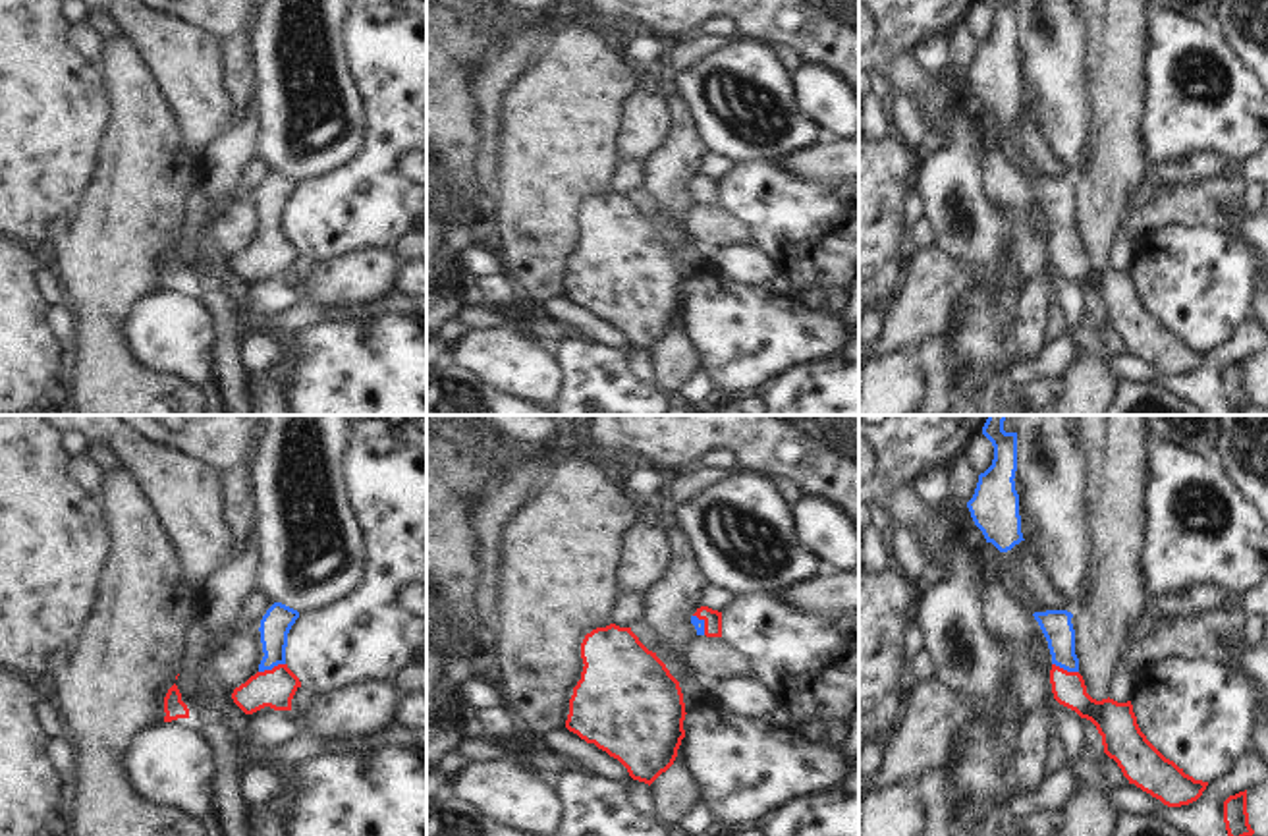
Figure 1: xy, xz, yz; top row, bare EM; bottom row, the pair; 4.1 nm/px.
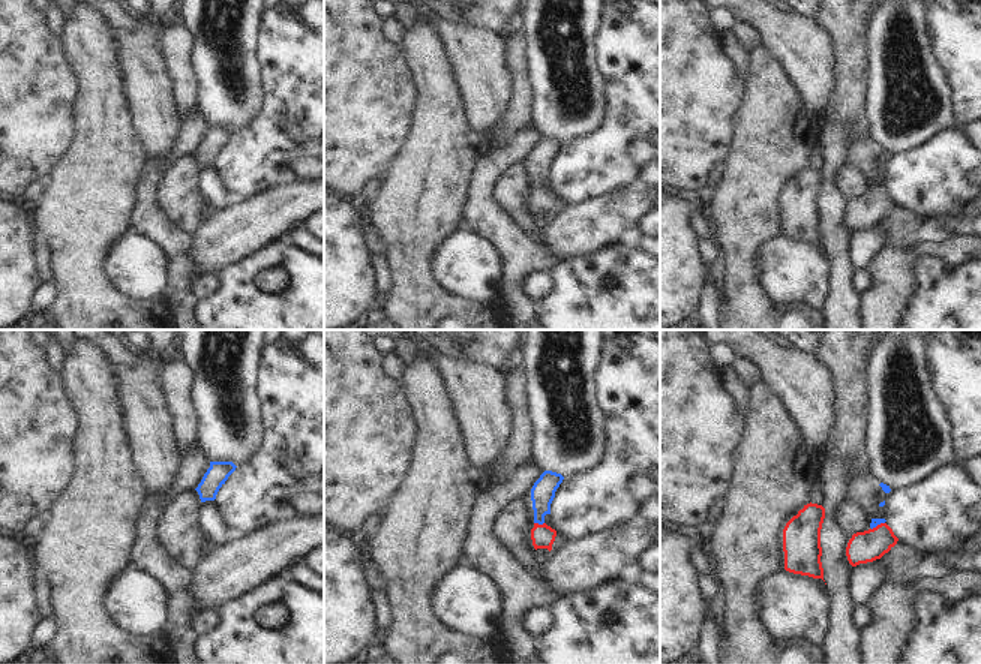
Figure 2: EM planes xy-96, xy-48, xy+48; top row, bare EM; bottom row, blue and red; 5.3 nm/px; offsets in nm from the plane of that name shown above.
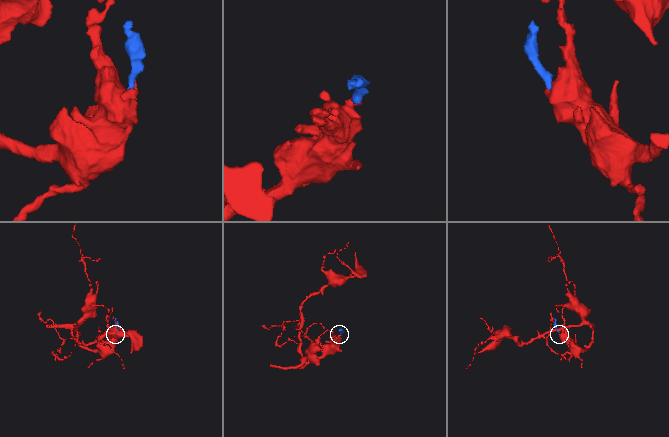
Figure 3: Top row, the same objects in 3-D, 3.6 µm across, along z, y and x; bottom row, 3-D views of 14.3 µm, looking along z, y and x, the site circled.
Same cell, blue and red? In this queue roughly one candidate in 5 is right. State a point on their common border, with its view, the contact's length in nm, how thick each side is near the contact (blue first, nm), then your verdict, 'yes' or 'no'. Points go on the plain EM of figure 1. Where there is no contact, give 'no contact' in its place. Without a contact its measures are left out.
xy (271, 236) | 120 nm | 130/160 nm | yes

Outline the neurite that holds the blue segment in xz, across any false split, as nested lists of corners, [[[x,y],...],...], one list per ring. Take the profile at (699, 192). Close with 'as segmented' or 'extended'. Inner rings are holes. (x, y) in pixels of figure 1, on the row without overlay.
[[[701,174],[691,183],[691,191],[697,197],[697,203],[722,205],[722,180],[718,180],[718,178]]] | extended

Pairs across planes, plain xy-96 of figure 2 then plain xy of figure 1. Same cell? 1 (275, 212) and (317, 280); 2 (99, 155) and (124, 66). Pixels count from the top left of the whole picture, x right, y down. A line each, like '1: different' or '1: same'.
1: same
2: same

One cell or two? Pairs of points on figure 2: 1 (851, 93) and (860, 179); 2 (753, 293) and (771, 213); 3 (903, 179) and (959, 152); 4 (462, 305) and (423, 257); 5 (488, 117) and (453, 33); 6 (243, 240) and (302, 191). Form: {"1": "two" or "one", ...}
{"1": "two", "2": "one", "3": "one", "4": "one", "5": "one", "6": "one"}

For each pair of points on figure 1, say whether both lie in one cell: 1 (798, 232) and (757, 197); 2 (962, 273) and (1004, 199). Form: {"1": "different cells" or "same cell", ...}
{"1": "same cell", "2": "same cell"}

